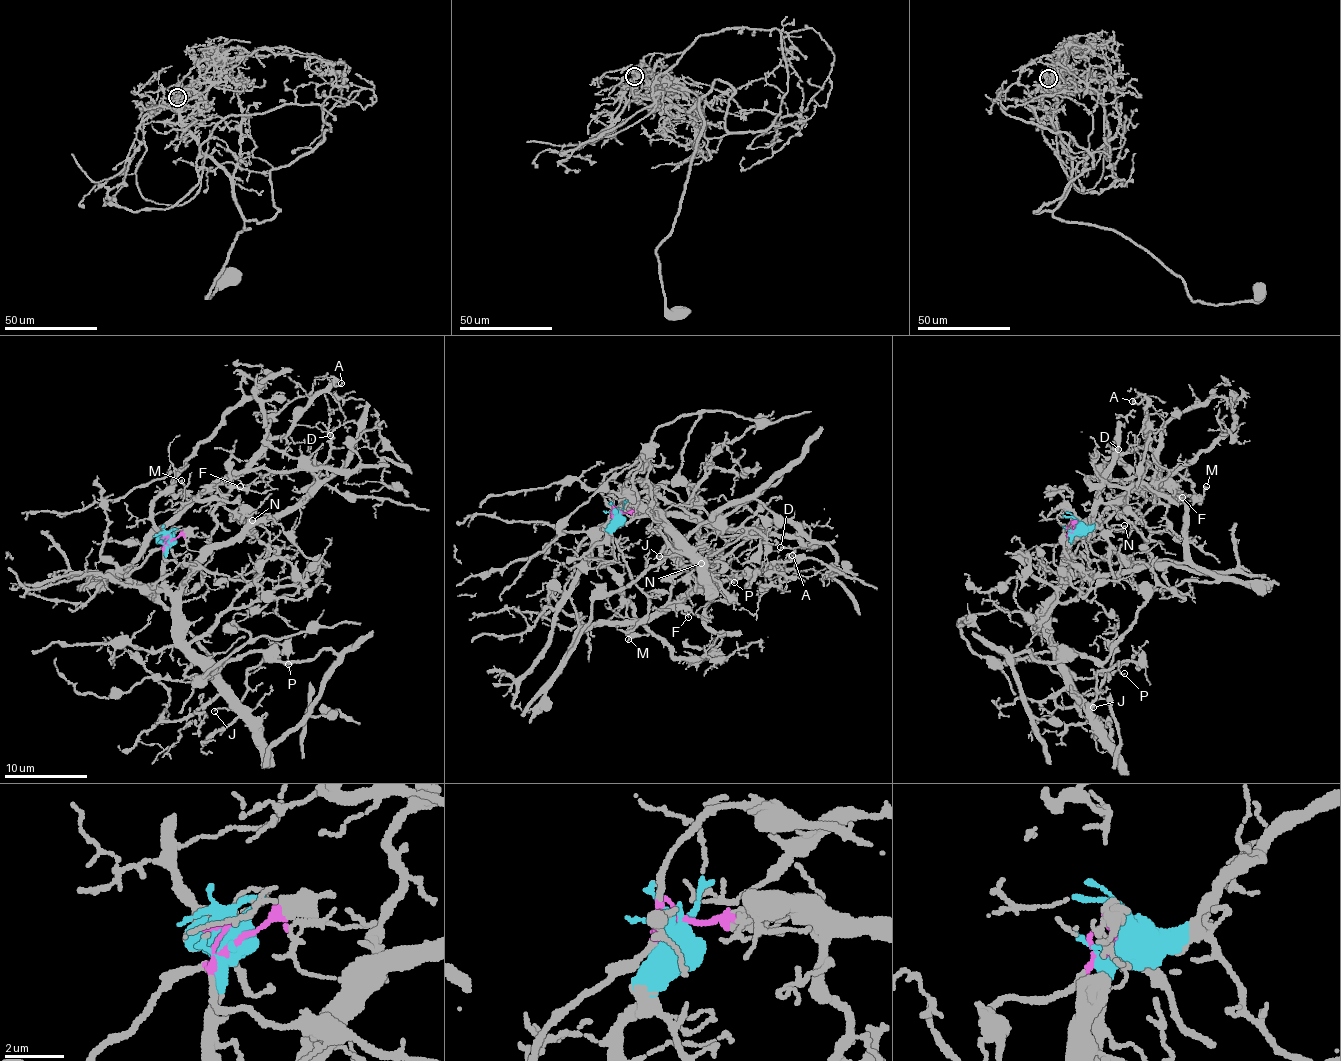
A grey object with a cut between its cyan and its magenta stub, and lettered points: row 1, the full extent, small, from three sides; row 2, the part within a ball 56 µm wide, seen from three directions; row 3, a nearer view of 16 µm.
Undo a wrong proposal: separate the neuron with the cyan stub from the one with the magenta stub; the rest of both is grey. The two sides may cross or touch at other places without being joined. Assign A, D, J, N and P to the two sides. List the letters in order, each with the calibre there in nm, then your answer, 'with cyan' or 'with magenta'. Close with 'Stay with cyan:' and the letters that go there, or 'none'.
A: 100 nm | with magenta
D: 140 nm | with cyan
J: 70 nm | with cyan
N: 110 nm | with cyan
P: 100 nm | with cyan
Stay with cyan: D, J, N, P

